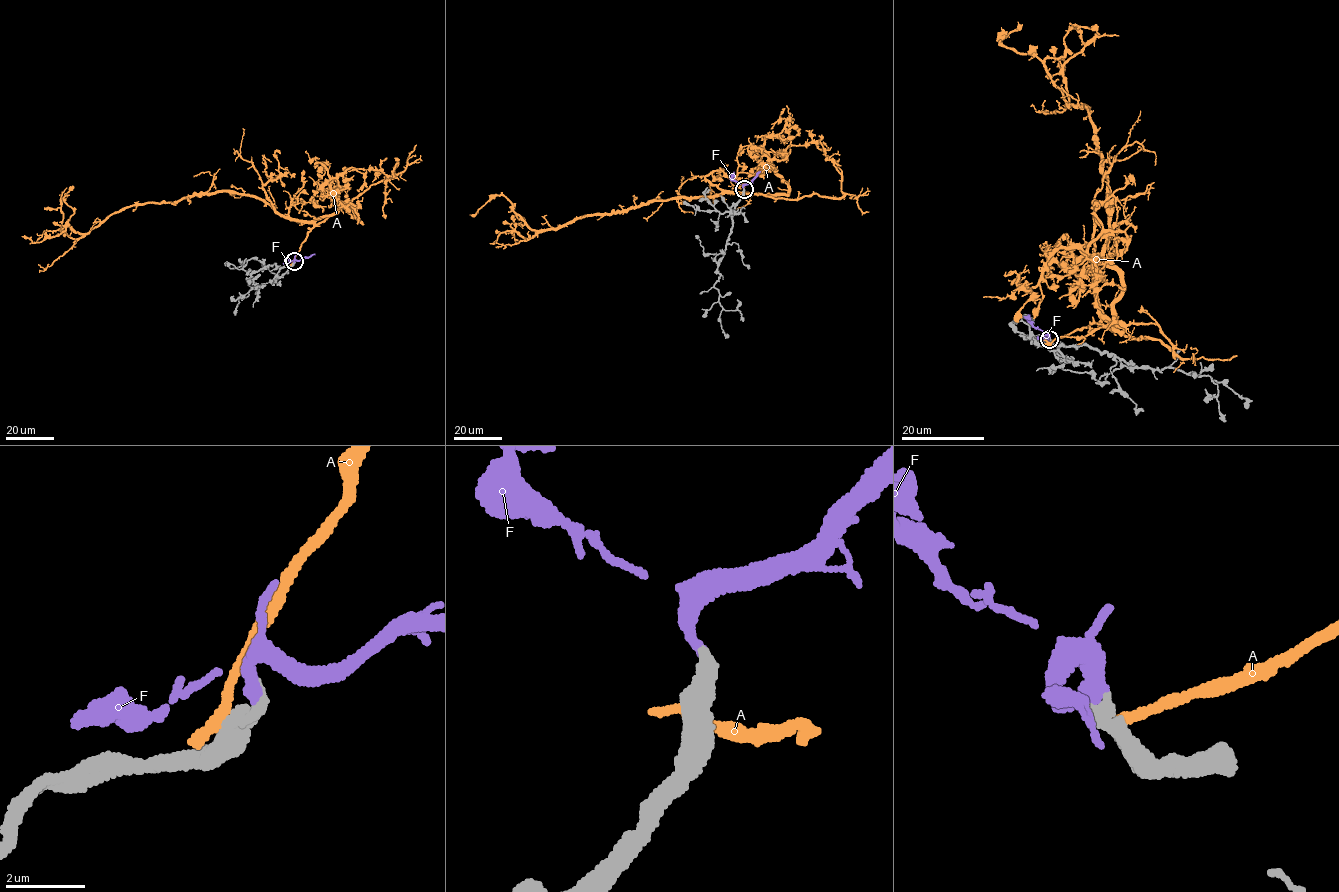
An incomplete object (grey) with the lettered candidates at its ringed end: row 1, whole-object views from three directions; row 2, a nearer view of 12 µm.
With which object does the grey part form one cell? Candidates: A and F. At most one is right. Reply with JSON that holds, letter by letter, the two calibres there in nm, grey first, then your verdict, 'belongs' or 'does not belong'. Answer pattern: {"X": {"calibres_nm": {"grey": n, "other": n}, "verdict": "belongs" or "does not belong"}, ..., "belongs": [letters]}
{"A": {"calibres_nm": {"grey": 440, "other": 320}, "verdict": "does not belong"}, "F": {"calibres_nm": {"grey": 340, "other": 300}, "verdict": "belongs"}, "belongs": ["F"]}

